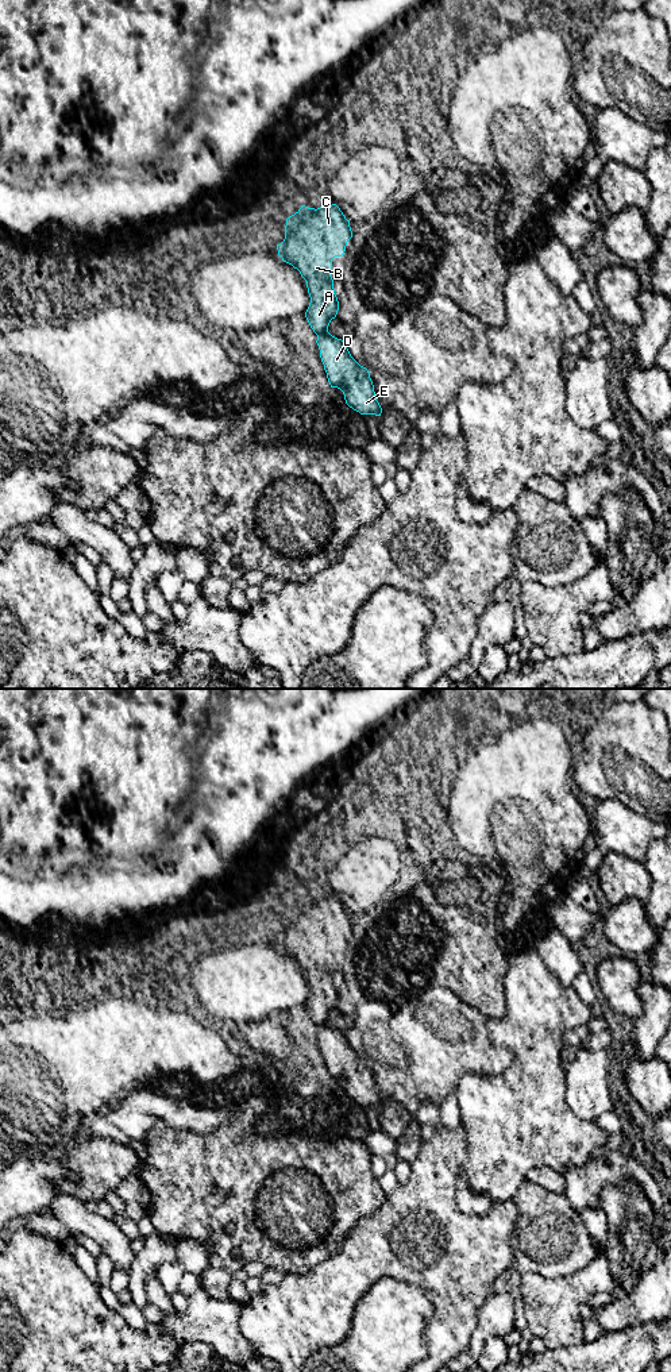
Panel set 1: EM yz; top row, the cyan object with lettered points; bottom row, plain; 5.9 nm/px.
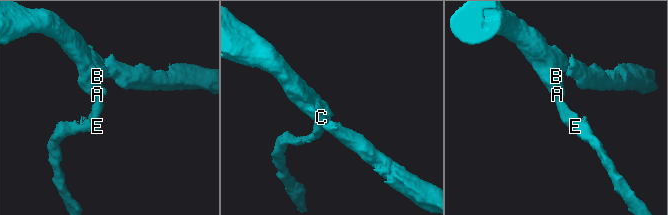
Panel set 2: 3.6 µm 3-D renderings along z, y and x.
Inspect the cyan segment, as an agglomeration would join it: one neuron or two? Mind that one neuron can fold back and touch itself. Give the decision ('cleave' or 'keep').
keep

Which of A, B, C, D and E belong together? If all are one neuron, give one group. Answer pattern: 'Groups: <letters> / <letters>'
Groups: A B C D E

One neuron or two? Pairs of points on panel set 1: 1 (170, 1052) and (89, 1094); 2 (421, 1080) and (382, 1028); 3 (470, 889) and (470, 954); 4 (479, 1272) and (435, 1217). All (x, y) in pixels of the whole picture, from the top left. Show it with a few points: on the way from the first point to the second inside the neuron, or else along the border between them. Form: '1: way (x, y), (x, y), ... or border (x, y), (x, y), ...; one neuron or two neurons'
1: way (150, 1052), (131, 1052), (110, 1074); one neuron
2: way (408, 1070), (403, 1058), (403, 1049), (396, 1041); one neuron
3: way (470, 905), (470, 937); one neuron
4: way (466, 1259), (438, 1230); one neuron

